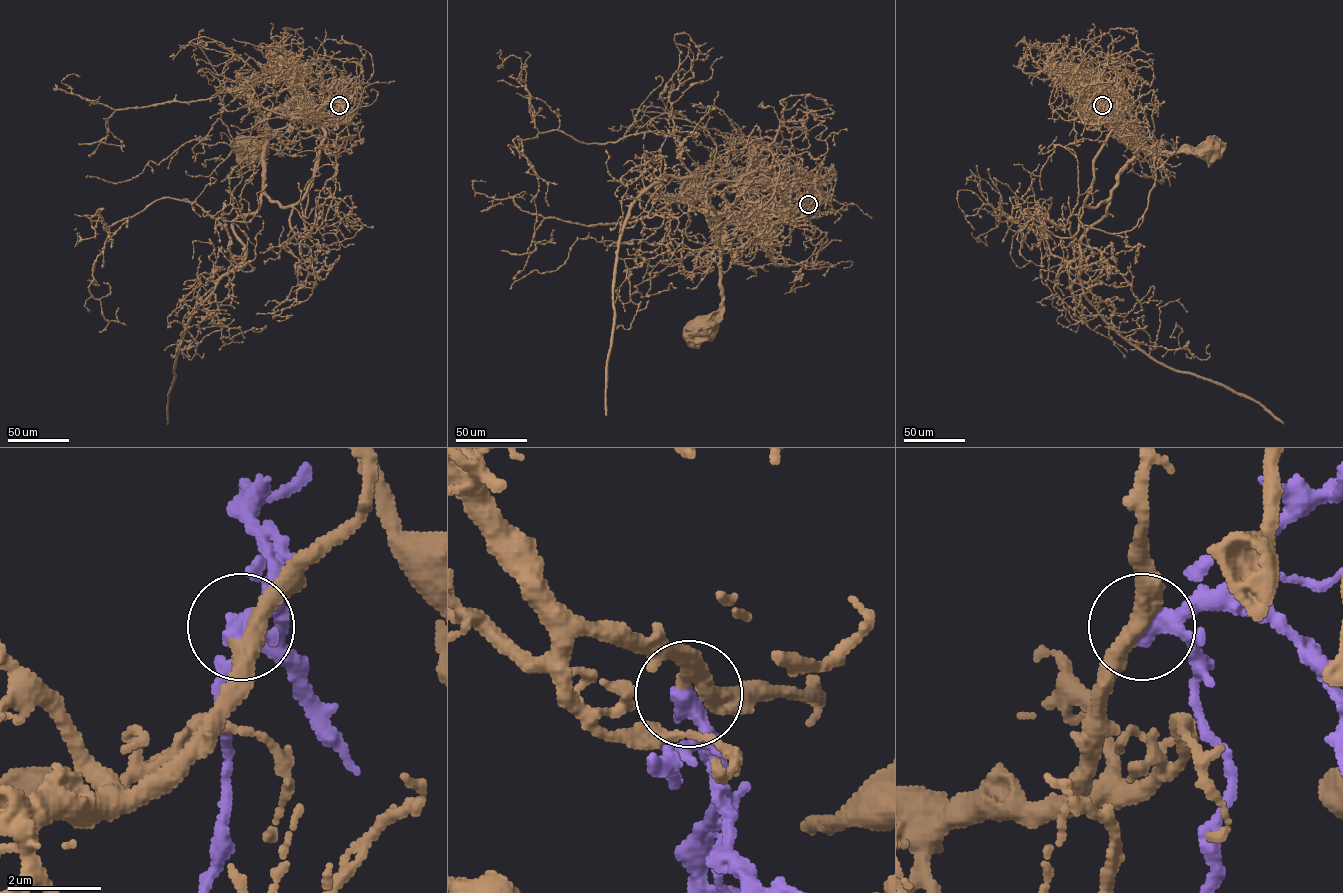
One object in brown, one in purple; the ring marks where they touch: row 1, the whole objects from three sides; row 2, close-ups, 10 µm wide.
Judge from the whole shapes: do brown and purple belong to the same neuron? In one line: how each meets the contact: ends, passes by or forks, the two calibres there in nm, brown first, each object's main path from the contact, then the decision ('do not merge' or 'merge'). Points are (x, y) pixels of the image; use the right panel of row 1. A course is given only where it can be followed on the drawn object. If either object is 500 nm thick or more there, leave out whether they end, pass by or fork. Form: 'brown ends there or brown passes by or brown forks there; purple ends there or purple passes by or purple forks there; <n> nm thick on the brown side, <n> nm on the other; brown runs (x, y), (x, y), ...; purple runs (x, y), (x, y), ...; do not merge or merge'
brown passes by; purple forks there; 380 nm thick on the brown side, 280 nm on the other; brown runs (1103, 105), (1099, 119), (1143, 146), (1170, 152), (1208, 150); purple runs (1102, 105), (1103, 118); merge

